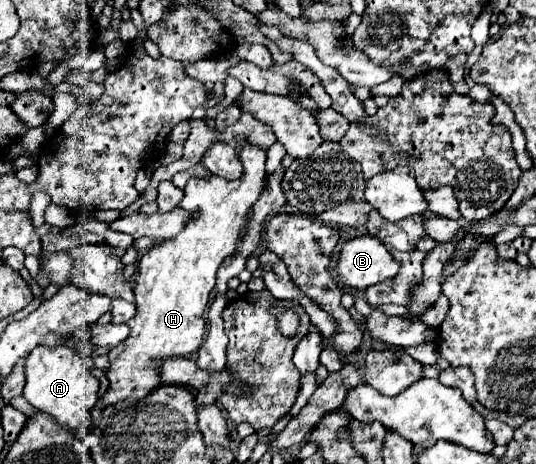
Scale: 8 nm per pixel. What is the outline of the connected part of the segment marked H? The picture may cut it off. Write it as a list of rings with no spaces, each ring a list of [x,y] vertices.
[[[236,137],[236,143],[240,145],[238,159],[242,161],[244,175],[236,181],[226,181],[214,175],[206,179],[192,177],[178,207],[194,213],[194,217],[186,221],[178,237],[170,237],[154,245],[140,259],[138,275],[134,279],[138,313],[128,321],[130,337],[108,353],[110,367],[106,377],[110,381],[110,389],[102,397],[104,407],[122,399],[146,397],[160,383],[156,369],[162,359],[192,355],[202,345],[204,309],[208,305],[210,291],[216,285],[216,271],[224,259],[236,253],[236,245],[244,237],[246,219],[254,201],[258,201],[266,179],[266,149],[250,145],[244,137]]]

